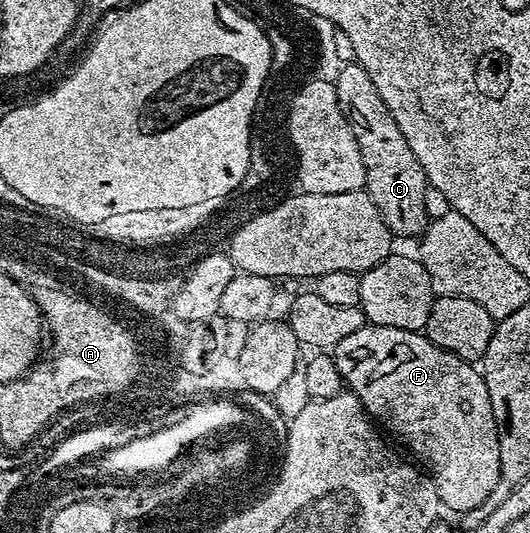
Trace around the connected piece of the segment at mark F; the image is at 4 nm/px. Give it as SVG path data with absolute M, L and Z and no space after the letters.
M368 322L359 330L355 330L355 334L343 338L343 342L334 346L331 355L333 365L337 367L337 373L341 375L342 385L356 396L358 402L365 407L366 414L376 421L386 433L394 432L418 456L416 459L420 461L429 479L433 481L441 503L446 509L450 508L451 511L455 512L454 514L462 514L479 507L481 502L486 501L487 494L491 494L491 490L495 489L495 484L499 482L500 478L499 434L497 433L496 420L492 414L491 399L488 398L484 378L470 361L460 360L455 354L435 346L421 332L399 330L395 326L379 326Z

